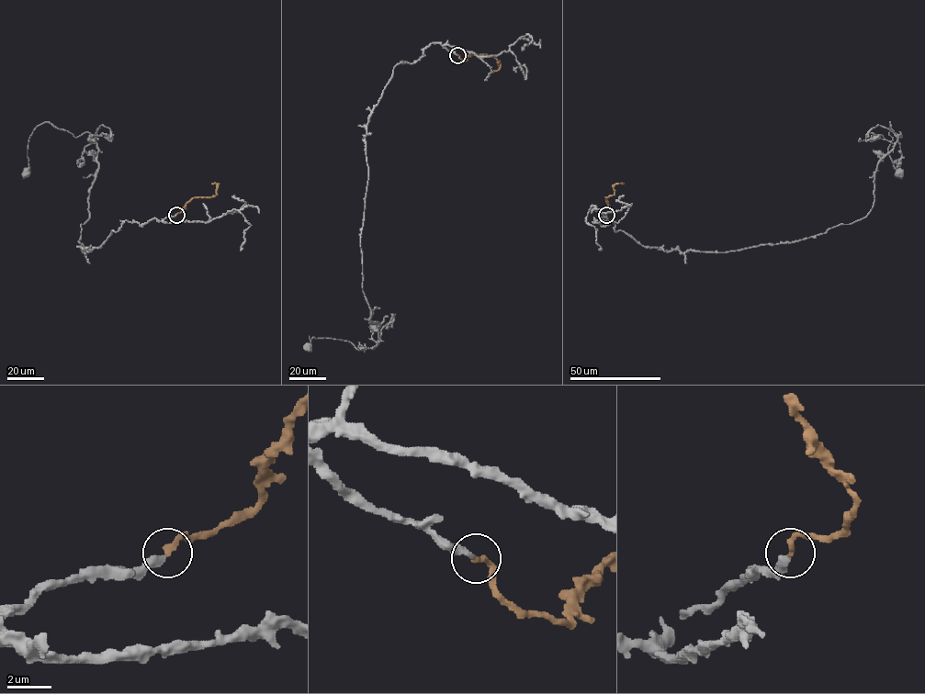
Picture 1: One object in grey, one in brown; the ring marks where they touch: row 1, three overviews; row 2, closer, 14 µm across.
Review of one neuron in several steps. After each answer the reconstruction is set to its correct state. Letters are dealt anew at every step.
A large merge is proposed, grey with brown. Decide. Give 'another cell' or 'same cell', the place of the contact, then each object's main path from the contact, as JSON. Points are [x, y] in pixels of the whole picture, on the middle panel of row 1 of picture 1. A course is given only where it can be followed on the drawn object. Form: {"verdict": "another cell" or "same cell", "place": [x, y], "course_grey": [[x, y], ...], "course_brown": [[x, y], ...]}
{"verdict": "same cell", "place": [457, 55], "course_grey": [[457, 55], [431, 43], [397, 64], [369, 117], [360, 246], [379, 340], [357, 350], [309, 336], [307, 347]], "course_brown": [[457, 55], [466, 60], [468, 55], [493, 56], [501, 66], [493, 72]]}

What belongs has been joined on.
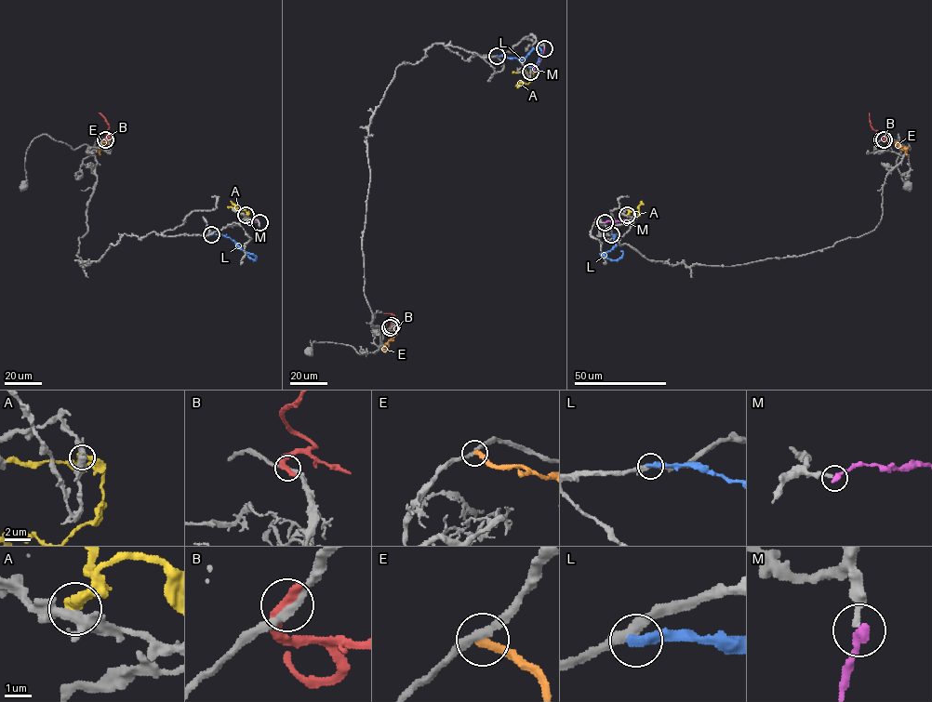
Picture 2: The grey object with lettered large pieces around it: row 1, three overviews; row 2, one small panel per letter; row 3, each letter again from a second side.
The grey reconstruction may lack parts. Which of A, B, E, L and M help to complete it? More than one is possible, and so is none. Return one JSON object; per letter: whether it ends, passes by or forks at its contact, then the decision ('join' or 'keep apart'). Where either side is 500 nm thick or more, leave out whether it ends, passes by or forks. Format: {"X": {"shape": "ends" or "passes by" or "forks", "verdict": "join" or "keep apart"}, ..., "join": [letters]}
{"A": {"shape": "ends", "verdict": "keep apart"}, "B": {"shape": "ends", "verdict": "keep apart"}, "E": {"shape": "ends", "verdict": "keep apart"}, "L": {"shape": "ends", "verdict": "keep apart"}, "M": {"shape": "ends", "verdict": "keep apart"}, "join": []}

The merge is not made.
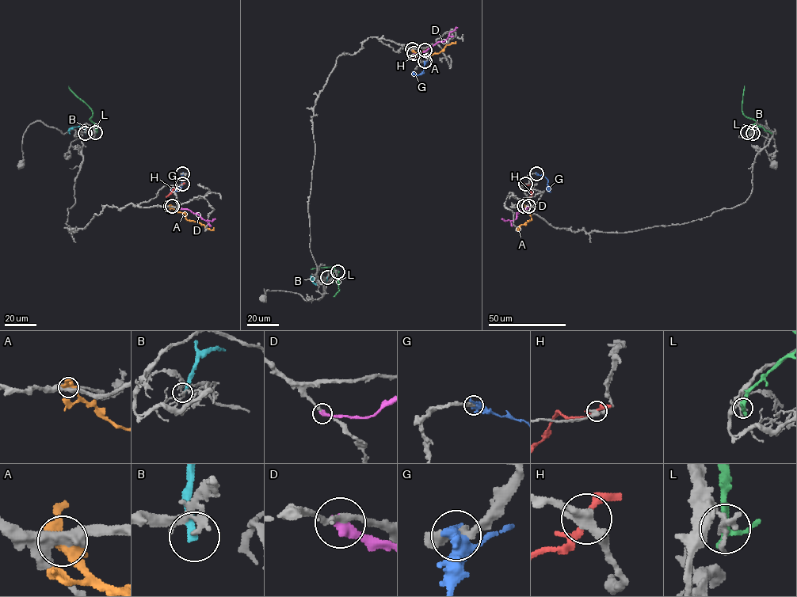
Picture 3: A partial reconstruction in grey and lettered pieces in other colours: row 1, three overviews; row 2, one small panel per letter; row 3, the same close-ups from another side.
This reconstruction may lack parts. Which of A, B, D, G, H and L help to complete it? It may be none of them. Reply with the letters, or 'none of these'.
none of these

